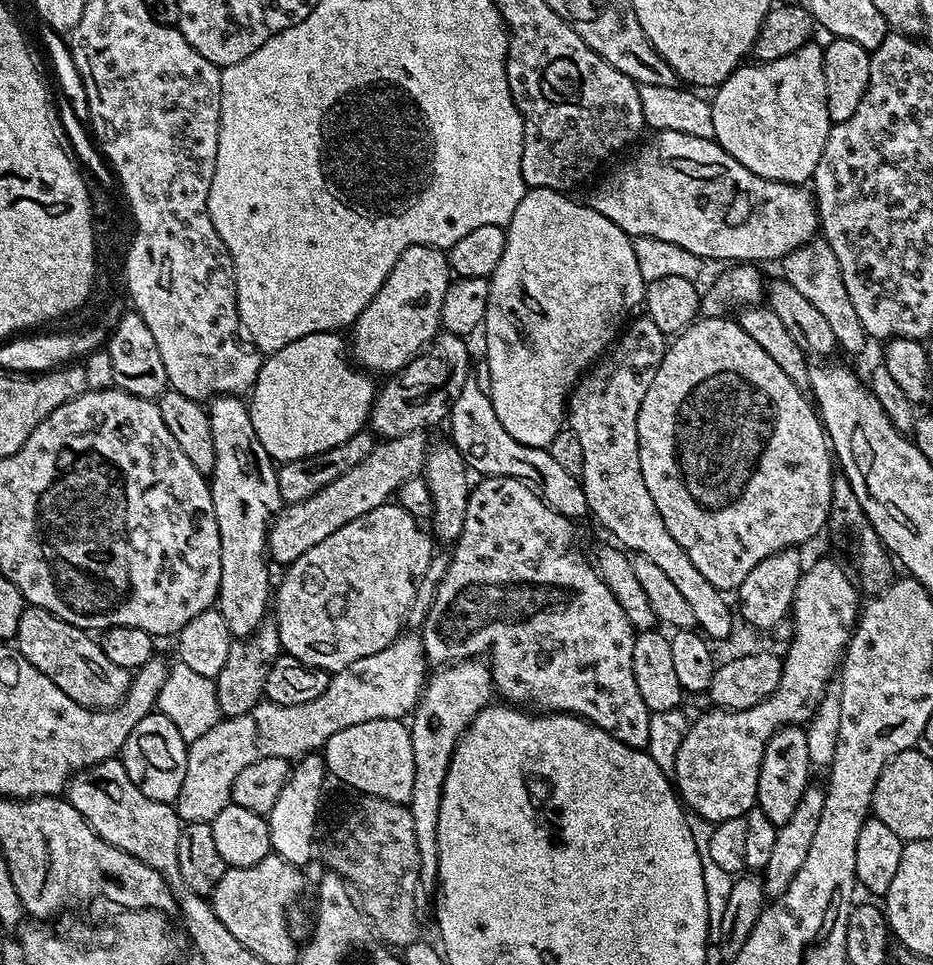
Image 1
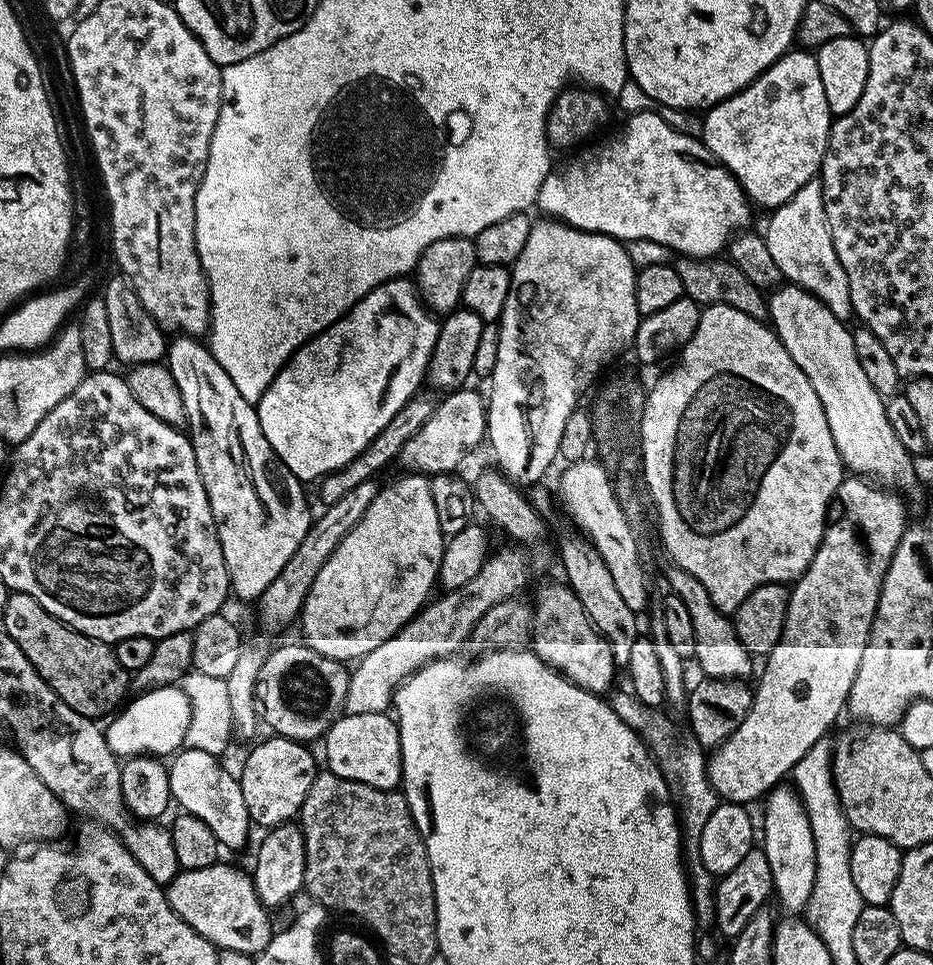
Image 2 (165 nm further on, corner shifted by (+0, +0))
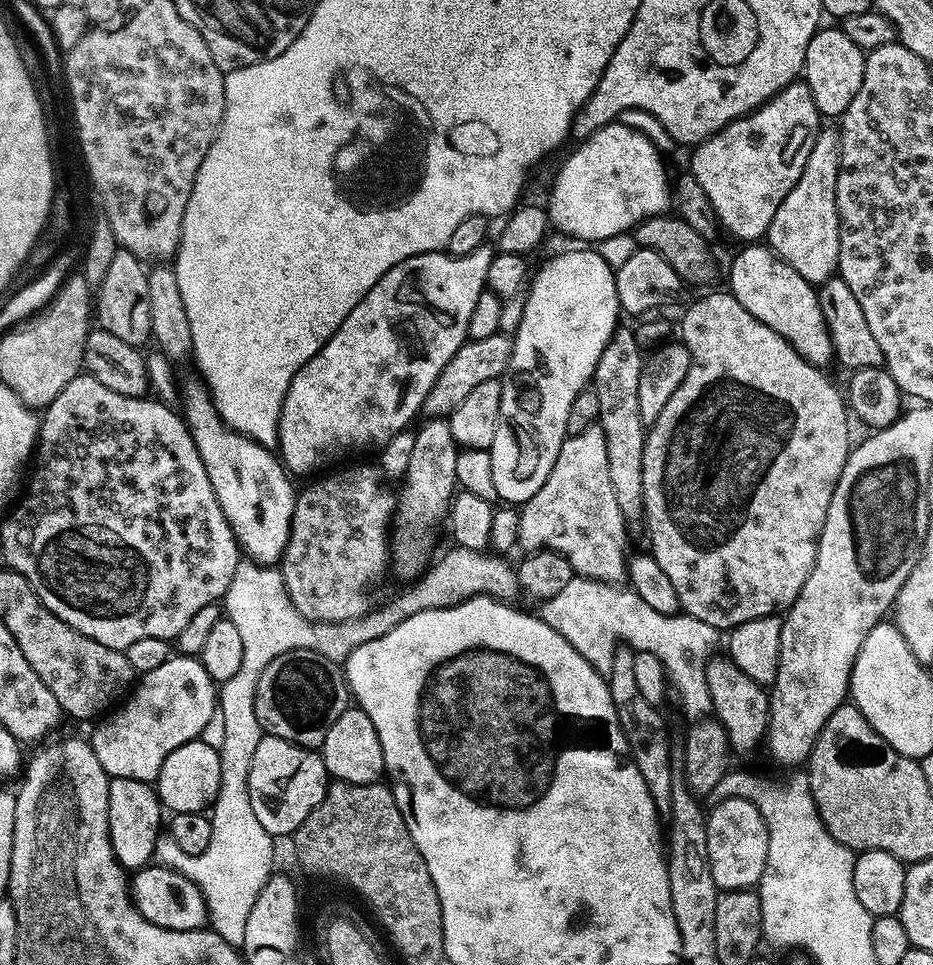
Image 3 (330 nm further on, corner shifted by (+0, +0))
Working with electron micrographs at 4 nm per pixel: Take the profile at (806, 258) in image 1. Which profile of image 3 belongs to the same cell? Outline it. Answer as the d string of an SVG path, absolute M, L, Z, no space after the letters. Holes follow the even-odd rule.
M821 134L814 138L810 158L806 158L806 167L802 178L794 182L794 190L782 198L774 222L770 222L766 237L767 247L777 256L781 256L806 282L819 286L833 279L838 272L838 246L840 245L840 219L836 205L838 190L838 170L840 169L839 135Z

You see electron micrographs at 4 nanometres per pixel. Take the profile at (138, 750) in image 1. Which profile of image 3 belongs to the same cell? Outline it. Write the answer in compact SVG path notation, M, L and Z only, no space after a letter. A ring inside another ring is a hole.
M114 777L108 781L108 829L116 860L126 870L139 870L156 855L156 839L162 834L162 805L157 789L146 781Z

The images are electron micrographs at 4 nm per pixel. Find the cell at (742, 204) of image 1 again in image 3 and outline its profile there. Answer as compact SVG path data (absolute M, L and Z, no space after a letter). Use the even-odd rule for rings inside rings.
M613 122L602 126L594 134L590 134L590 138L579 141L575 145L576 149L569 154L564 160L564 165L556 172L556 181L552 184L552 193L546 199L546 211L553 229L556 228L560 232L565 232L568 236L573 236L576 242L599 242L602 238L610 238L610 234L622 234L623 232L632 232L636 225L641 224L647 216L662 216L669 211L670 205L674 200L674 192L670 187L668 189L668 172L664 169L664 160L661 149L657 148L654 141L646 138L646 134L642 134L638 130L634 130L630 126Z

